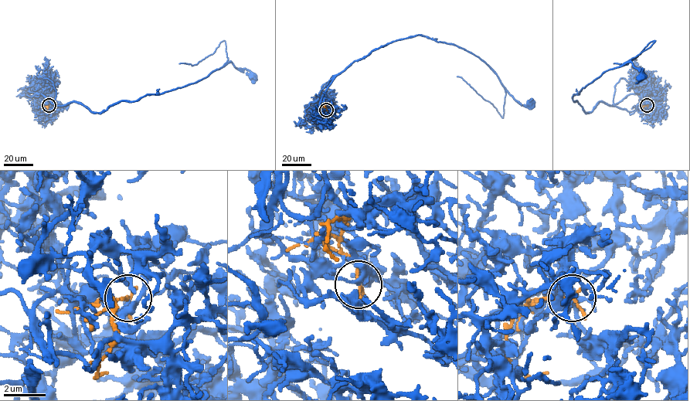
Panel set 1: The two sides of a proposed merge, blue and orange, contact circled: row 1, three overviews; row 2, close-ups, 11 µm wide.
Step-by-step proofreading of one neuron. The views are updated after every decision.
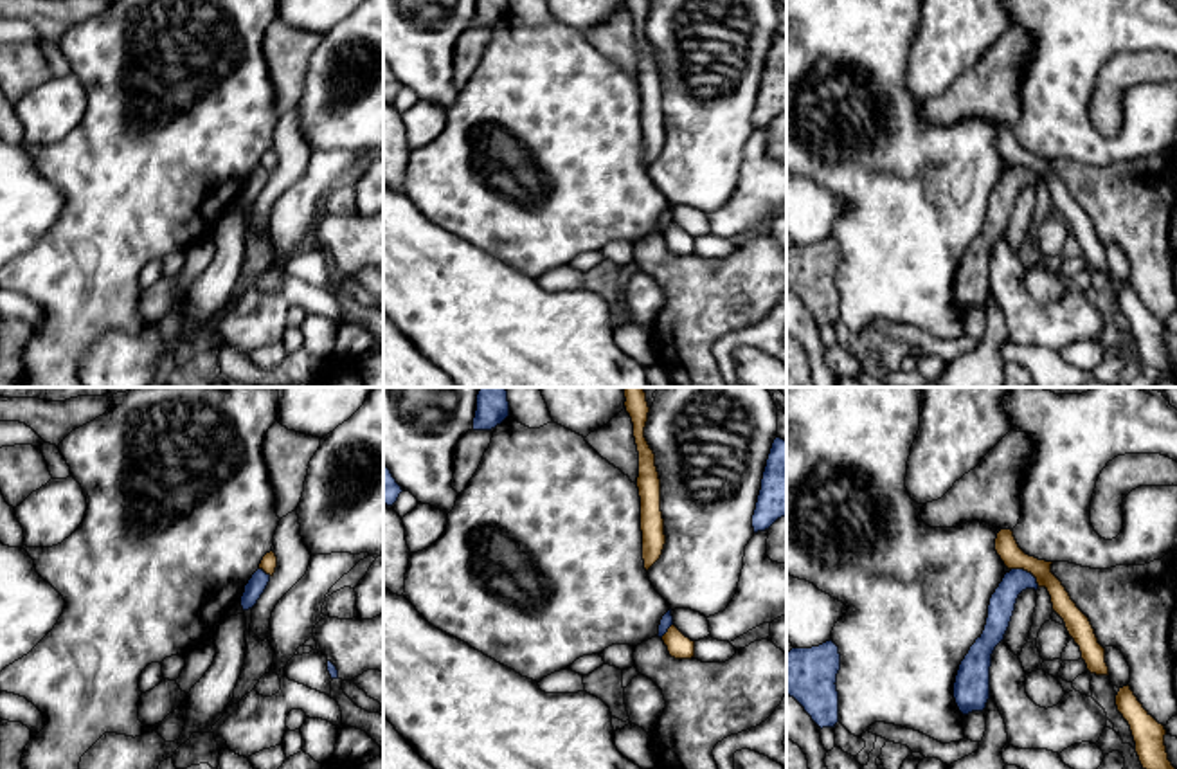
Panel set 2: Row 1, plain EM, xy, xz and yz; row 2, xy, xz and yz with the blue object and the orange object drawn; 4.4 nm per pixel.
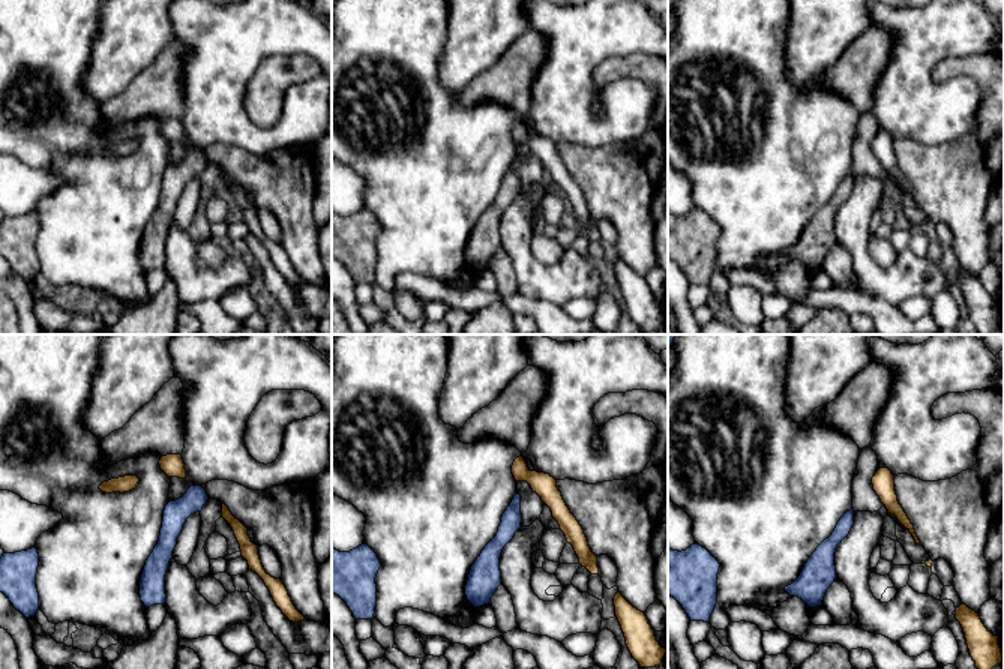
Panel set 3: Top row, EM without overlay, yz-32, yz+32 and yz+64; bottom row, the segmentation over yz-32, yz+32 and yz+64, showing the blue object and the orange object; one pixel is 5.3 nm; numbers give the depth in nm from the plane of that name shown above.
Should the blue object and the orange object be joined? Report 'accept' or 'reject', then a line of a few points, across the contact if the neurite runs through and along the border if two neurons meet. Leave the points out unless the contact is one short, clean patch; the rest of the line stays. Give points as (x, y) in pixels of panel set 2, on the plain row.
reject | yz (1012, 164), (1023, 164), (1039, 182)

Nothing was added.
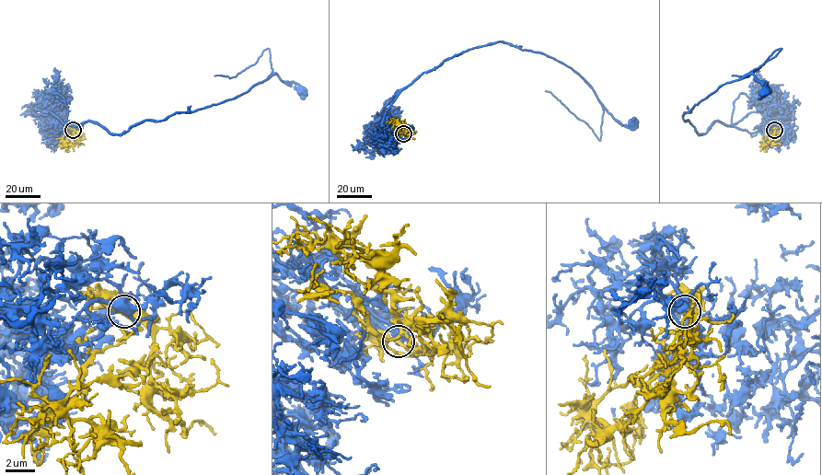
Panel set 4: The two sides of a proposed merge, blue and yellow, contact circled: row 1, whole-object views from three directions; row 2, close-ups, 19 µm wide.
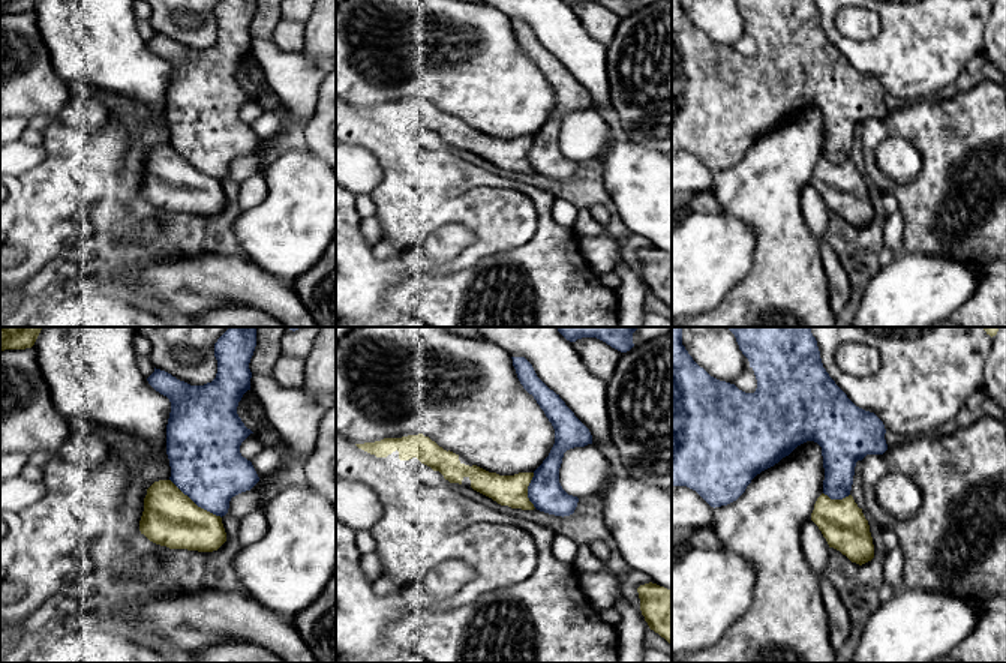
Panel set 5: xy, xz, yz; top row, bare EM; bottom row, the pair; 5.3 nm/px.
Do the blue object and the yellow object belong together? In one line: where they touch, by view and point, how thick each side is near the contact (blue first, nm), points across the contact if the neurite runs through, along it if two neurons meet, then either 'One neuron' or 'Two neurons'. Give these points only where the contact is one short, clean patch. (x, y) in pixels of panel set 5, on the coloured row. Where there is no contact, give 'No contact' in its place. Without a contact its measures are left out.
Touches blue at xy (195, 503). Thickness 380 nm (blue) against 300 nm. Path across: xy (206, 464), (206, 476), (195, 503), (185, 512), (170, 518). One neuron

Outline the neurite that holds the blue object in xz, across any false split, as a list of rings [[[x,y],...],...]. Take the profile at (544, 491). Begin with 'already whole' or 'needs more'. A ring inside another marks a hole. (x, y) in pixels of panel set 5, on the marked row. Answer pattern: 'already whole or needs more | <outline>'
needs more | [[[525,357],[511,358],[520,384],[534,396],[555,429],[555,444],[534,472],[499,476],[477,465],[465,465],[459,460],[459,454],[444,450],[423,434],[355,446],[376,458],[387,458],[396,450],[400,460],[417,458],[433,471],[439,471],[450,483],[462,484],[462,480],[468,477],[474,490],[501,506],[522,510],[537,508],[562,518],[573,514],[579,498],[562,489],[559,468],[564,453],[574,447],[592,444],[592,435],[559,394],[537,376],[532,364]]]

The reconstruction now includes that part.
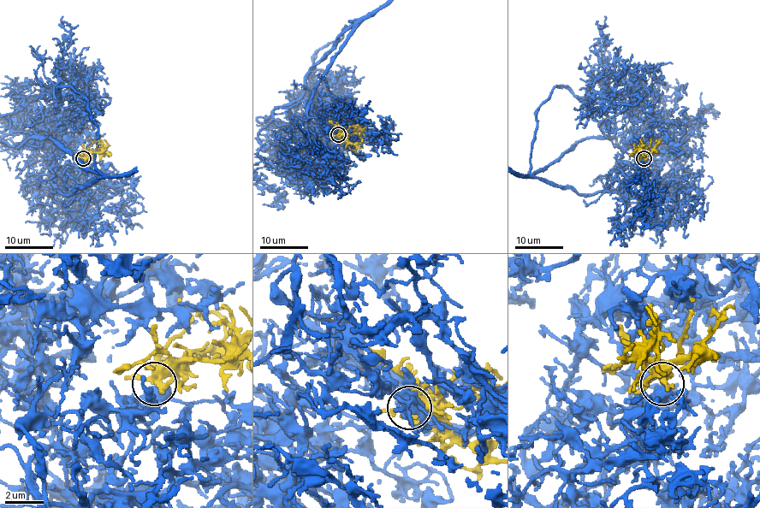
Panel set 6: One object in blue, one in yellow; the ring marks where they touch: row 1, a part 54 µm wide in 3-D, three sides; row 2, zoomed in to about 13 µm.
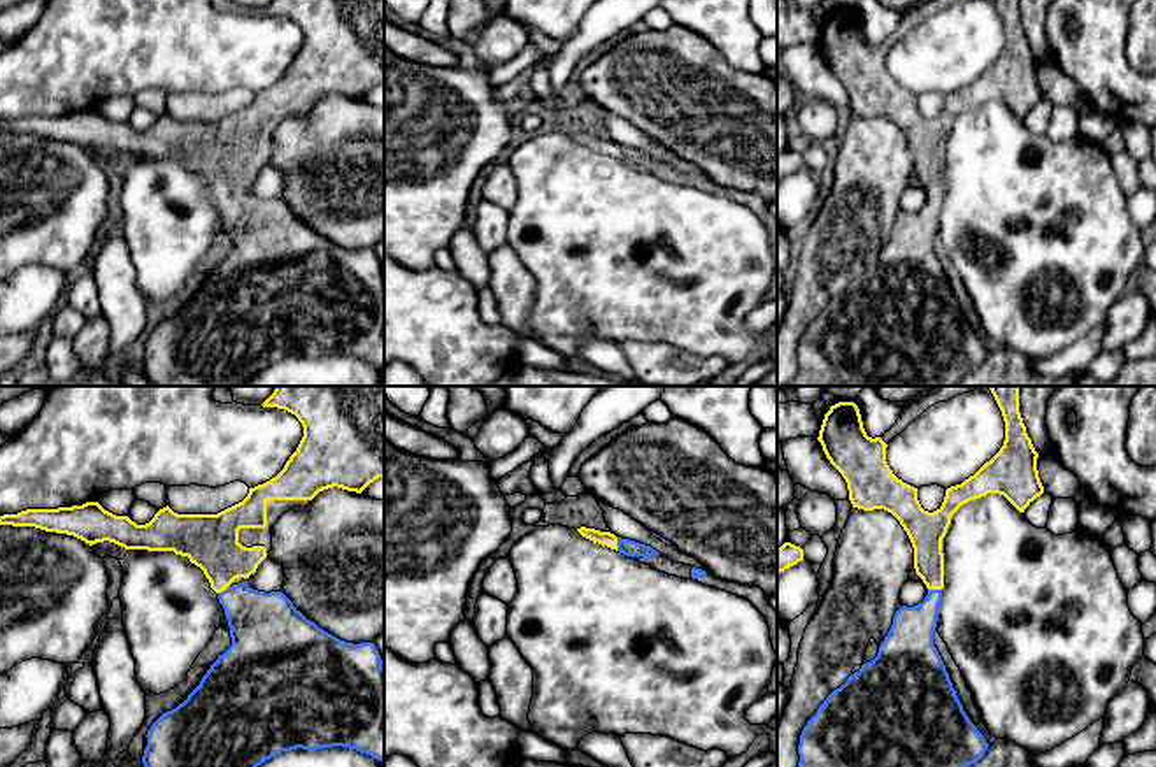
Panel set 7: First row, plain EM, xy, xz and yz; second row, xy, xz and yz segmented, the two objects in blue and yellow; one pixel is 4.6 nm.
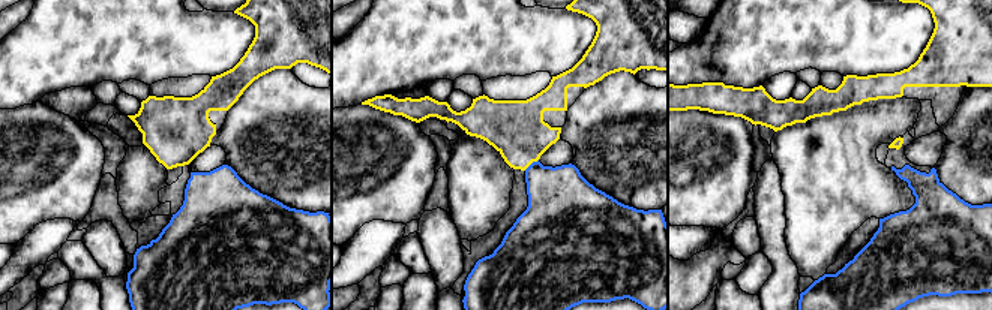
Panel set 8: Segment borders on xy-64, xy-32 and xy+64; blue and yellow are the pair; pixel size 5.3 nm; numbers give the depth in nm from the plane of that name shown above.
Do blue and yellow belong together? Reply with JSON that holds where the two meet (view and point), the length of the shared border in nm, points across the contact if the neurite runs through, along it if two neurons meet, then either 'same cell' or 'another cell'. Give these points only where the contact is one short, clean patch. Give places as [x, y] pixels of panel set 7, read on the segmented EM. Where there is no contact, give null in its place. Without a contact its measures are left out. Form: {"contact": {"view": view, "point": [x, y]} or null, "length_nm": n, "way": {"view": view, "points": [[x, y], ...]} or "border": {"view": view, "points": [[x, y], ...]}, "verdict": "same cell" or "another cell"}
{"contact": {"view": "xz", "point": [618, 544]}, "length_nm": 60, "way": {"view": "xz", "points": [[630, 548], [618, 544], [607, 539]]}, "verdict": "same cell"}

